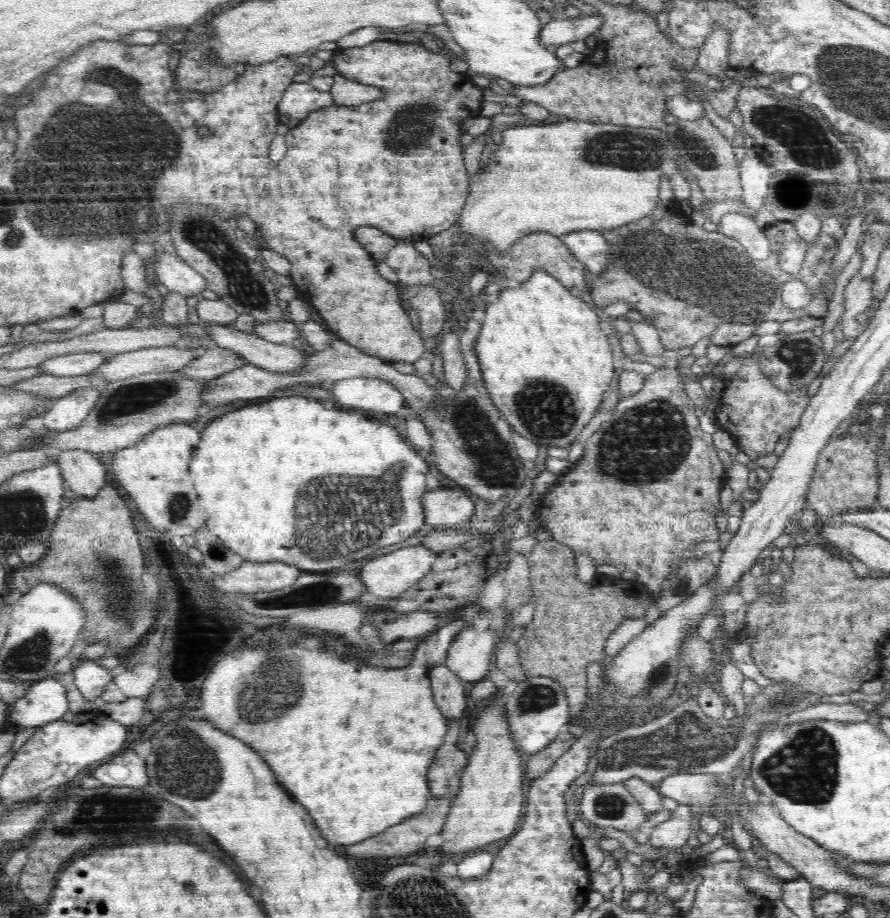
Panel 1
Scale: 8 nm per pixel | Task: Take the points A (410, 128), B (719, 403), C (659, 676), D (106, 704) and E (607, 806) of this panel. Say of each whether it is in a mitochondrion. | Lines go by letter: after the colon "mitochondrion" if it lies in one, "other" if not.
A: mitochondrion
B: other
C: mitochondrion
D: other
E: mitochondrion

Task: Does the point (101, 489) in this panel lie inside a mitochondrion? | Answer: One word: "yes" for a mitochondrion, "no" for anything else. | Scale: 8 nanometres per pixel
no

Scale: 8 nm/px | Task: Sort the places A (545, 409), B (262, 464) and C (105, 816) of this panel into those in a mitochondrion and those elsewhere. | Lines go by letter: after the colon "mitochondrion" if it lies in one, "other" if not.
A: mitochondrion
B: other
C: mitochondrion

